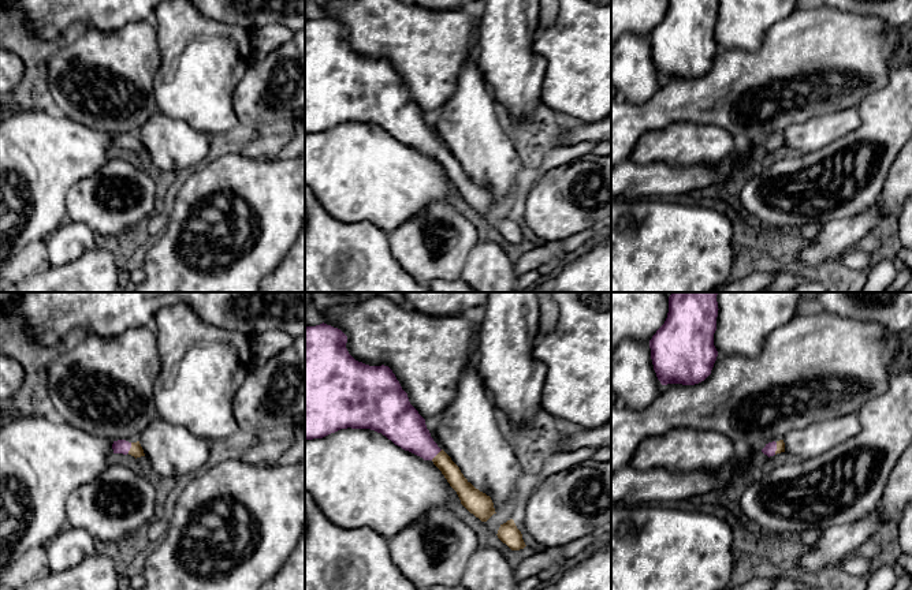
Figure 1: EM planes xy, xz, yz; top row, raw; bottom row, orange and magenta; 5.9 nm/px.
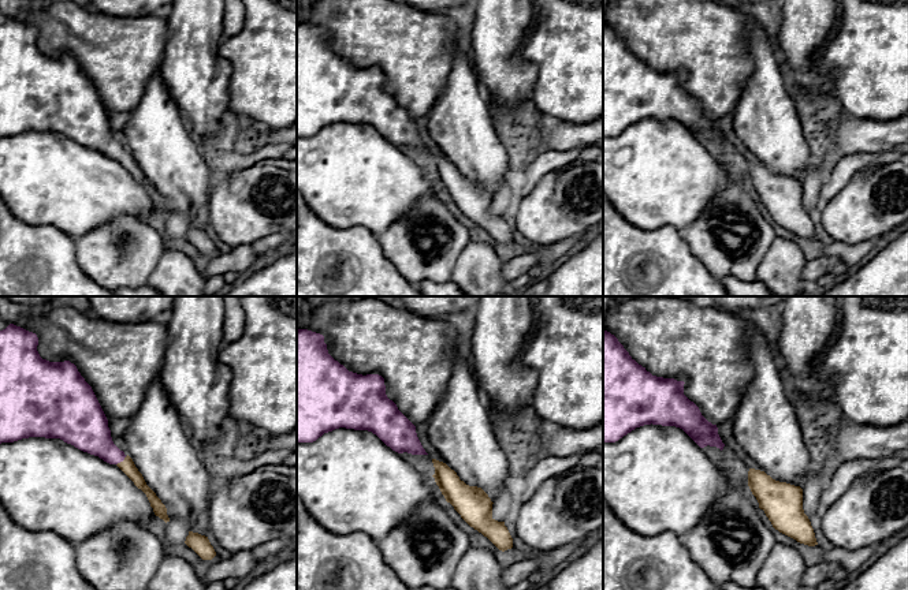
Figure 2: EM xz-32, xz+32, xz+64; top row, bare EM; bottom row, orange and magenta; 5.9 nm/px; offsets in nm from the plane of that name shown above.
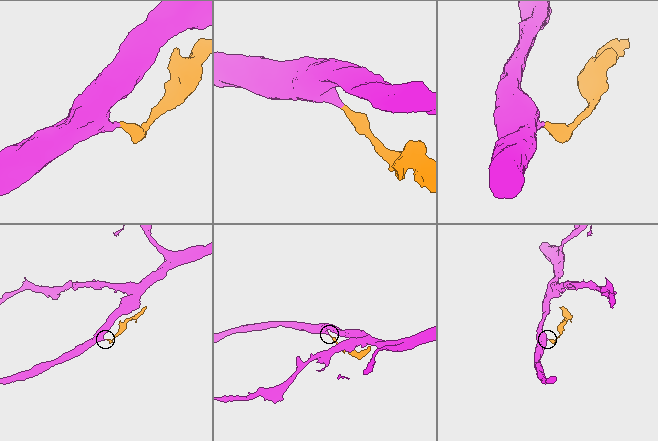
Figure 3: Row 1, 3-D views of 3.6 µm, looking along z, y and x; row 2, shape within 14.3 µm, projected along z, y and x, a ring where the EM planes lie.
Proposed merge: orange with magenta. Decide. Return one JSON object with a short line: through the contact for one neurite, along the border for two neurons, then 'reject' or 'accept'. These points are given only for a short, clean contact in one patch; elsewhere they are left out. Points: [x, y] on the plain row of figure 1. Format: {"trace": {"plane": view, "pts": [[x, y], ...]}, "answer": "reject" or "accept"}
{"trace": {"plane": "xy", "pts": [[136, 144], [130, 142], [121, 139]]}, "answer": "accept"}

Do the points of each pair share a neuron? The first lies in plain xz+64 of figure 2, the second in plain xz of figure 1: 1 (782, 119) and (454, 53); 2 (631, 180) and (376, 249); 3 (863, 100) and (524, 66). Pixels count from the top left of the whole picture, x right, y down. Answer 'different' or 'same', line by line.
1: different
2: different
3: different

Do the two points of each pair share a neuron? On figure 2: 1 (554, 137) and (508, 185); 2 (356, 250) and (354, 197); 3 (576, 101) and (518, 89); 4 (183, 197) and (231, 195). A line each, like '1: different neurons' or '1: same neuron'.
1: same neuron
2: different neurons
3: different neurons
4: different neurons

